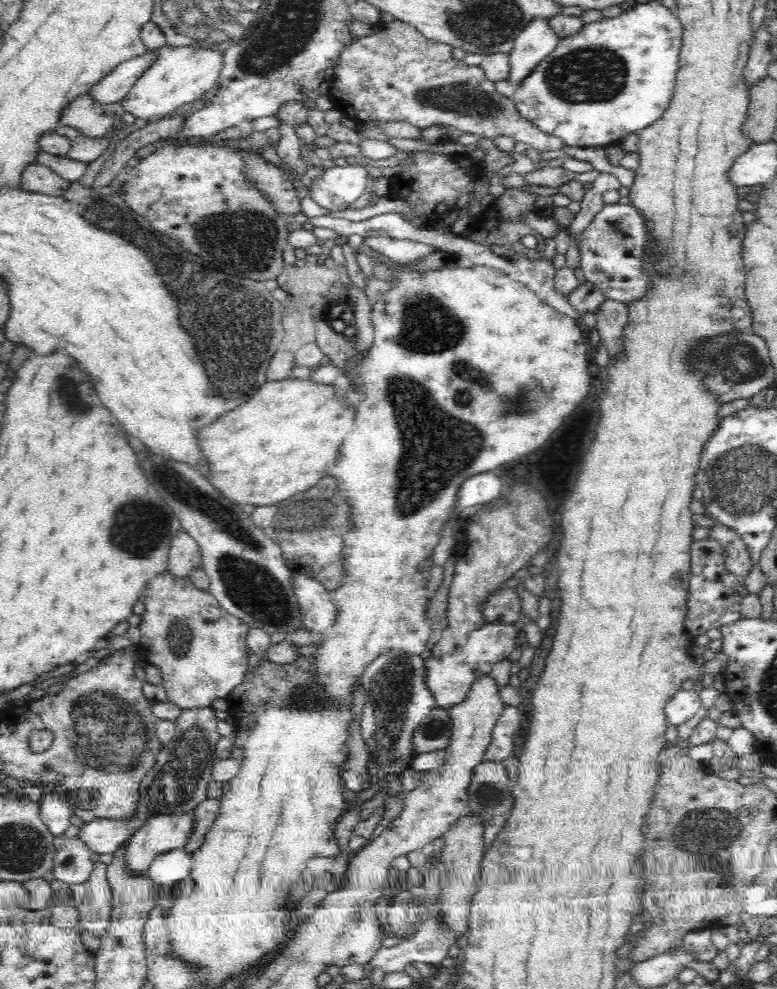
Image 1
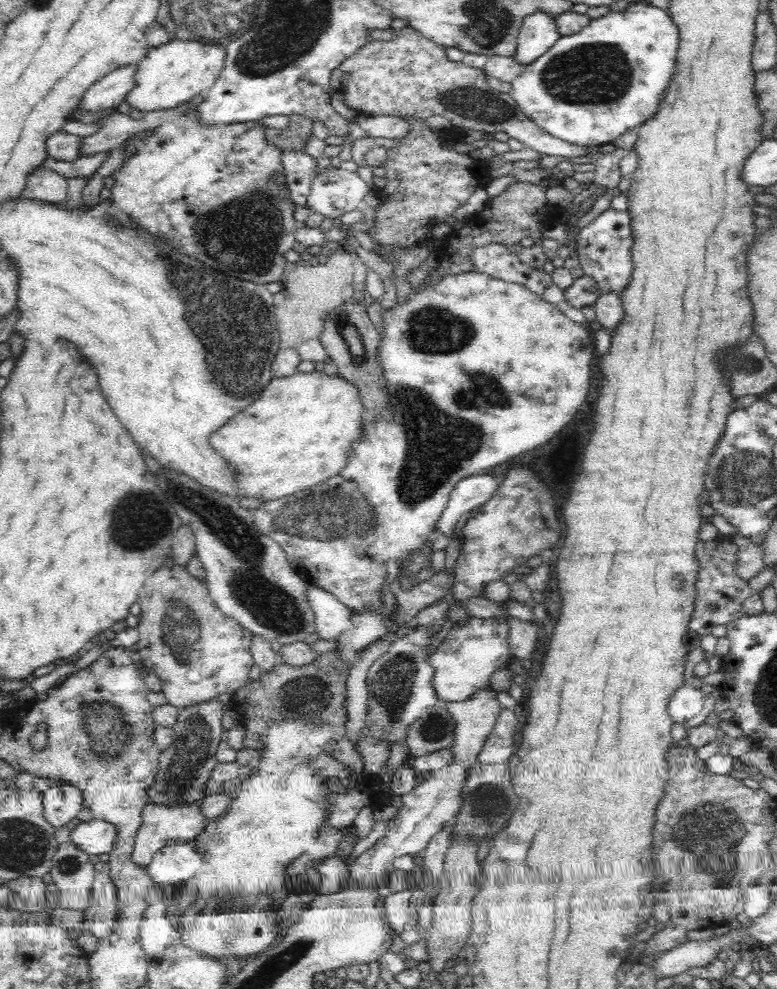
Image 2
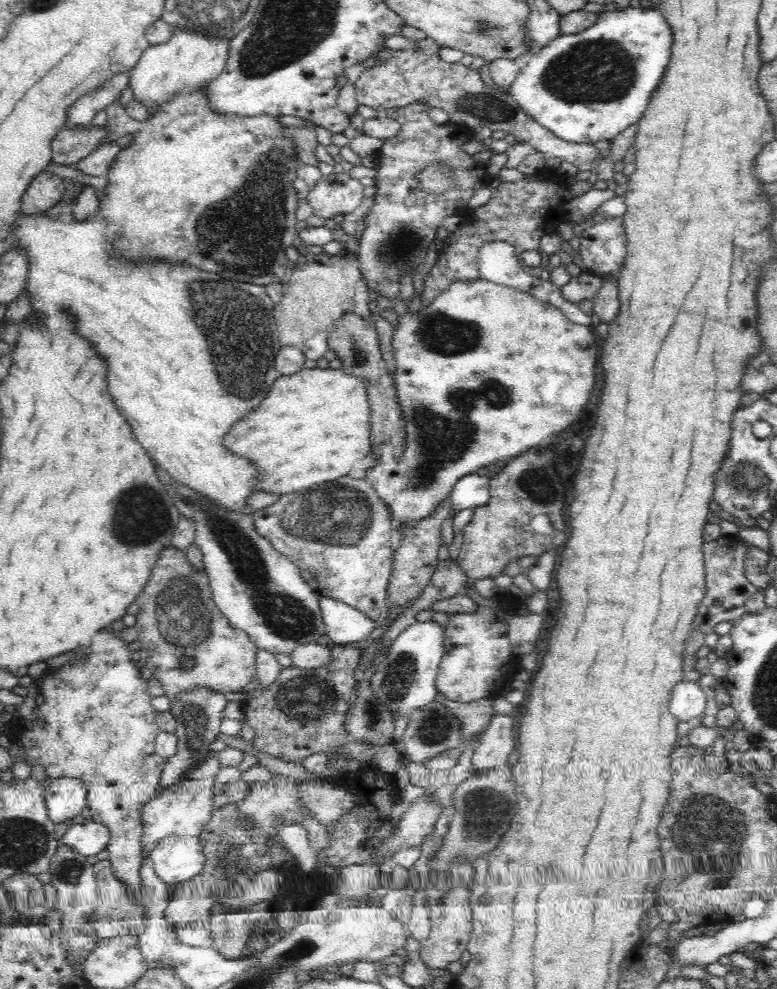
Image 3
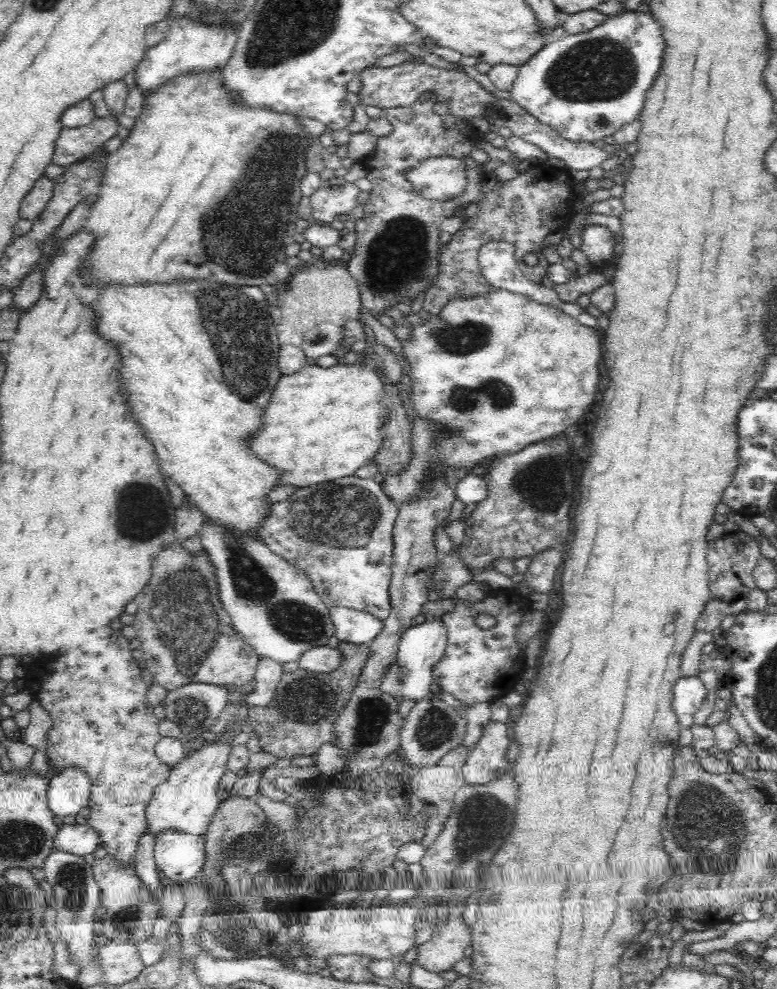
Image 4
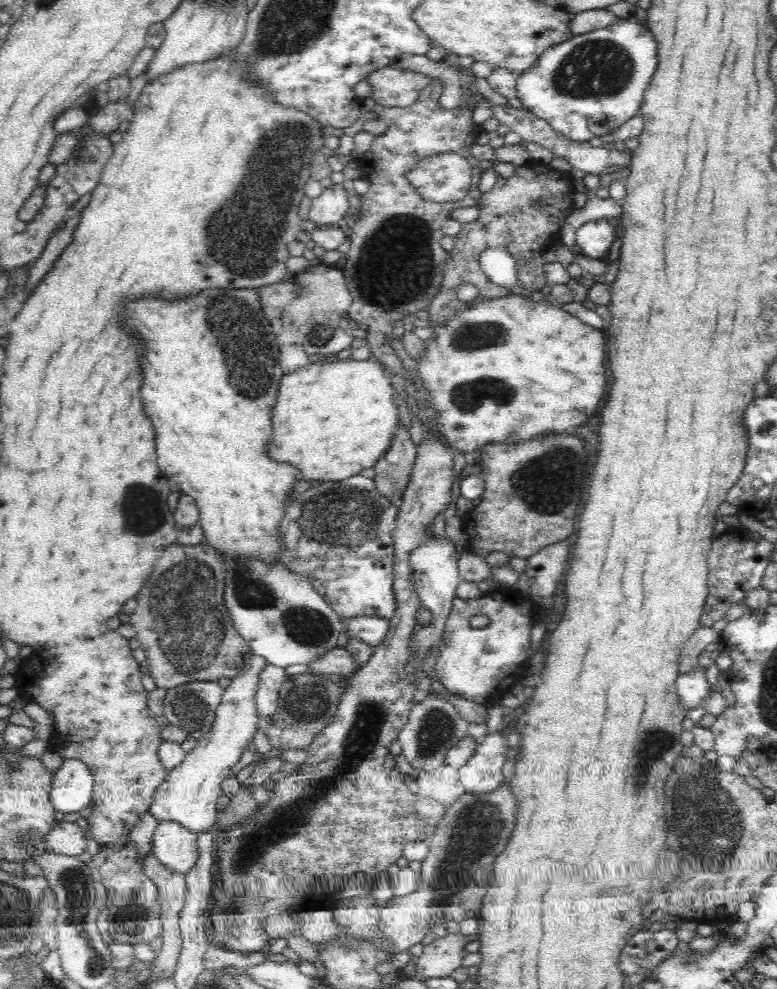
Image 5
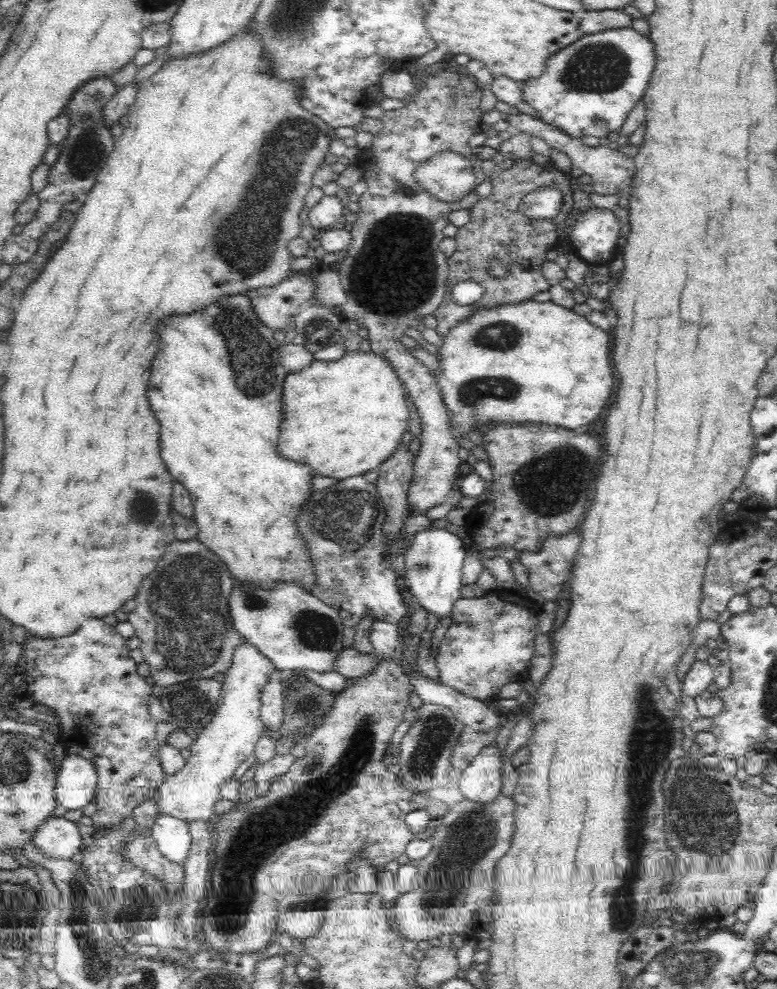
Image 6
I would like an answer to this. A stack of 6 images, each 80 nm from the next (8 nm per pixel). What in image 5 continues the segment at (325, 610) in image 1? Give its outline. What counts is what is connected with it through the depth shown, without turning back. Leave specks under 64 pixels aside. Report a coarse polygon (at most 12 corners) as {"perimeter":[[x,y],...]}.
{"perimeter":[[362,615],[344,619],[350,639],[375,649],[386,638],[390,623]]}

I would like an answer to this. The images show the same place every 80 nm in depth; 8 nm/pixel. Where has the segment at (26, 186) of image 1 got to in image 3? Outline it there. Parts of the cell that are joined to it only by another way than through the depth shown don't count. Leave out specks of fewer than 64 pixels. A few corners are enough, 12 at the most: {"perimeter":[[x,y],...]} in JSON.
{"perimeter":[[47,170],[30,182],[22,214],[44,212],[62,200],[63,179]]}

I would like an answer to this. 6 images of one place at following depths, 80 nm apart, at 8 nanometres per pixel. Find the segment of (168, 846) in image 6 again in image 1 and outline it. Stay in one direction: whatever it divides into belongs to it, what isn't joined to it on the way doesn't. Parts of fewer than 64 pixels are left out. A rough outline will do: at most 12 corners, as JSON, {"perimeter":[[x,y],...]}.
{"perimeter":[[184,846],[158,854],[148,877],[155,886],[175,887],[191,874]]}

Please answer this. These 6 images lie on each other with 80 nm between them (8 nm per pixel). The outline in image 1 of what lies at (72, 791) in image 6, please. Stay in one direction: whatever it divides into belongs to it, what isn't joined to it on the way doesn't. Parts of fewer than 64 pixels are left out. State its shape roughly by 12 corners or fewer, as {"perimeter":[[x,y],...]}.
{"perimeter":[[61,791],[40,800],[40,816],[54,836],[72,832],[73,806]]}

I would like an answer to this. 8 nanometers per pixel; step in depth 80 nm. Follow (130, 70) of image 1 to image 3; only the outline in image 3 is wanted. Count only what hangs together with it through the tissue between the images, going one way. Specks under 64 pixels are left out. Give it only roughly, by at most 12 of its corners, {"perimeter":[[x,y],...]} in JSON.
{"perimeter":[[120,73],[66,110],[66,126],[84,126],[128,86]]}

